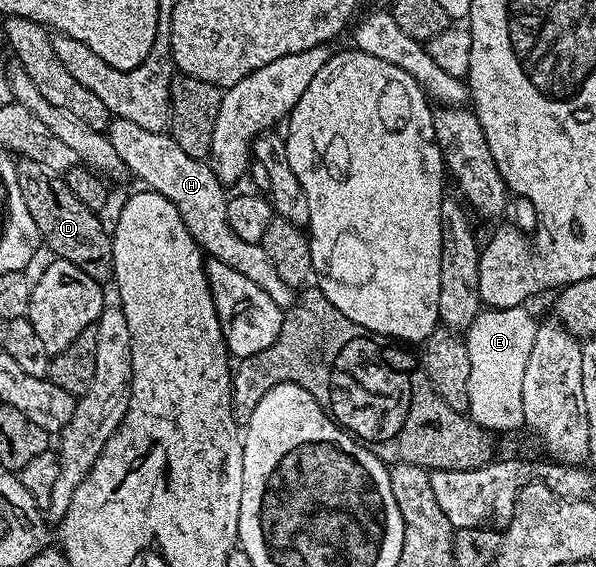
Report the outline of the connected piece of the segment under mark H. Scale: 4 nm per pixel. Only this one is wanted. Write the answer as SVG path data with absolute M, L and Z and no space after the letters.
M118 117L112 120L107 136L132 176L139 177L146 188L173 201L190 235L198 241L208 256L229 265L235 272L244 274L258 288L265 289L269 297L284 311L292 306L297 298L296 292L278 276L268 251L260 242L247 242L237 237L232 229L228 221L229 199L227 193L224 193L224 184L206 160L193 158L185 153L166 132L142 129L139 125Z

